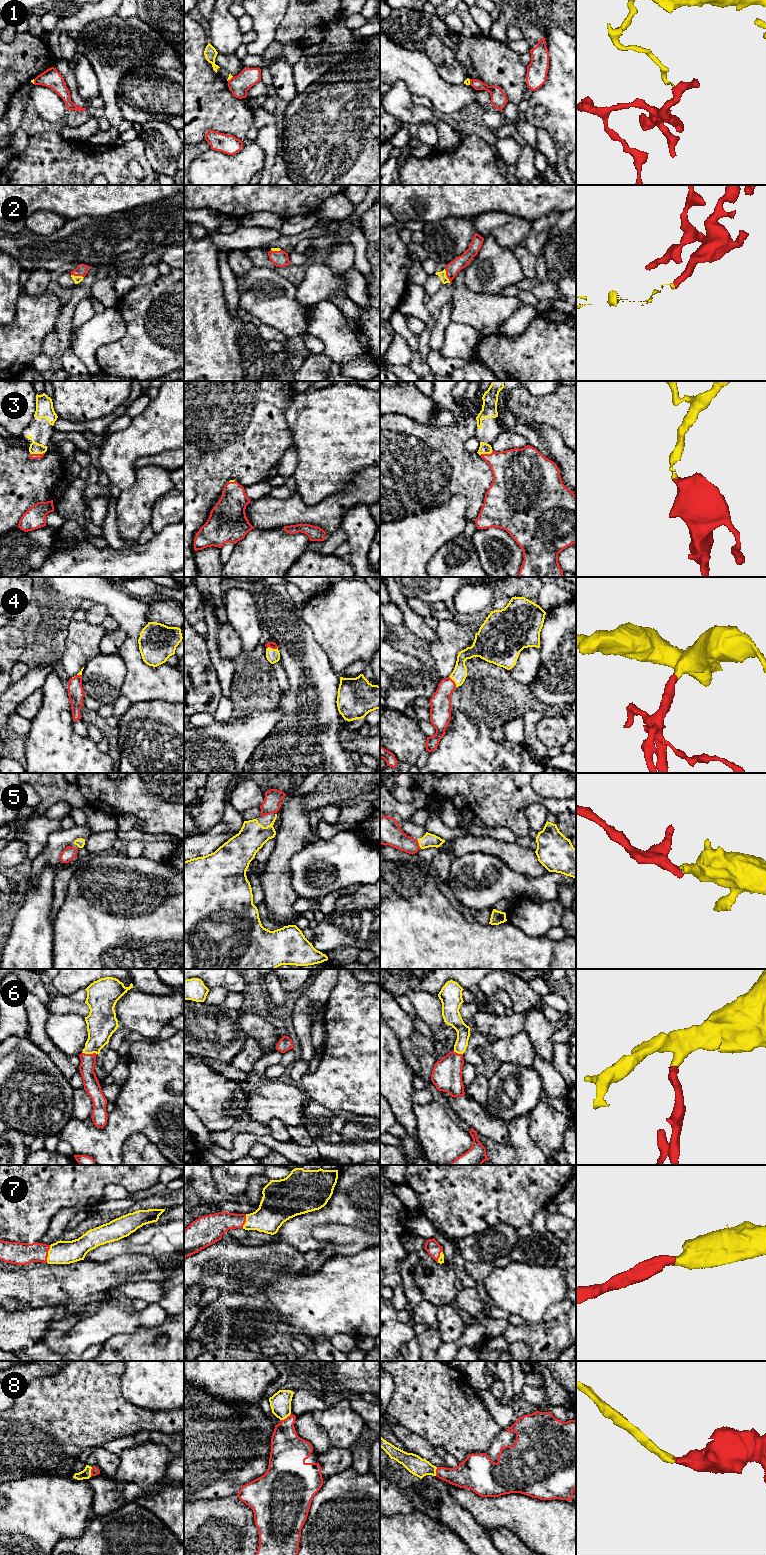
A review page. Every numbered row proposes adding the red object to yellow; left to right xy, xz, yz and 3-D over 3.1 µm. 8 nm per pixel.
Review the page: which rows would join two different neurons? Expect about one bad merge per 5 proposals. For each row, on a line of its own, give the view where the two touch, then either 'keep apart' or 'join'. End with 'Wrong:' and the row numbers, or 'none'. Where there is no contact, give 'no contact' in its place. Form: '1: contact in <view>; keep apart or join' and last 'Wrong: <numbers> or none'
1: contact in yz; keep apart
2: contact in xy; join
3: contact in xy; join
4: contact in xz; join
5: contact in yz; join
6: contact in xy; join
7: contact in xy; join
8: contact in xz; join
Wrong: 1

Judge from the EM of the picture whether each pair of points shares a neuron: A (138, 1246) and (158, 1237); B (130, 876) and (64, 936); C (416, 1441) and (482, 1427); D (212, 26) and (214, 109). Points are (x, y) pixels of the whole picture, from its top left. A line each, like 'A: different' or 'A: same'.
A: same
B: same
C: different
D: different

